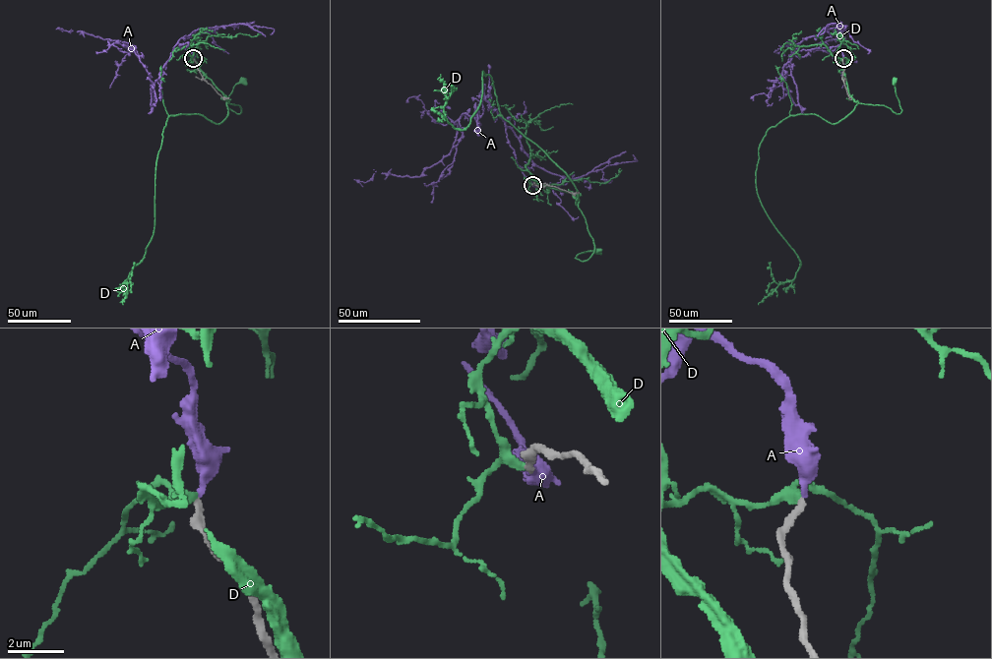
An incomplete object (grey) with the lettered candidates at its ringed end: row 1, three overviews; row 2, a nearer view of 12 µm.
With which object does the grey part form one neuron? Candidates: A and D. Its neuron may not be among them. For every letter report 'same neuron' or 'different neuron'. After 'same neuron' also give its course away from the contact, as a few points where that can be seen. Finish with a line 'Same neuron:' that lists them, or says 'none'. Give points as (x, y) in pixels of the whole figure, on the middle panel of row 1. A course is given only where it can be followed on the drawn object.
A: same neuron; course (532, 185), (484, 95), (480, 124), (464, 113), (451, 151), (419, 176), (374, 173), (362, 186)
D: different neuron
Same neuron: A

